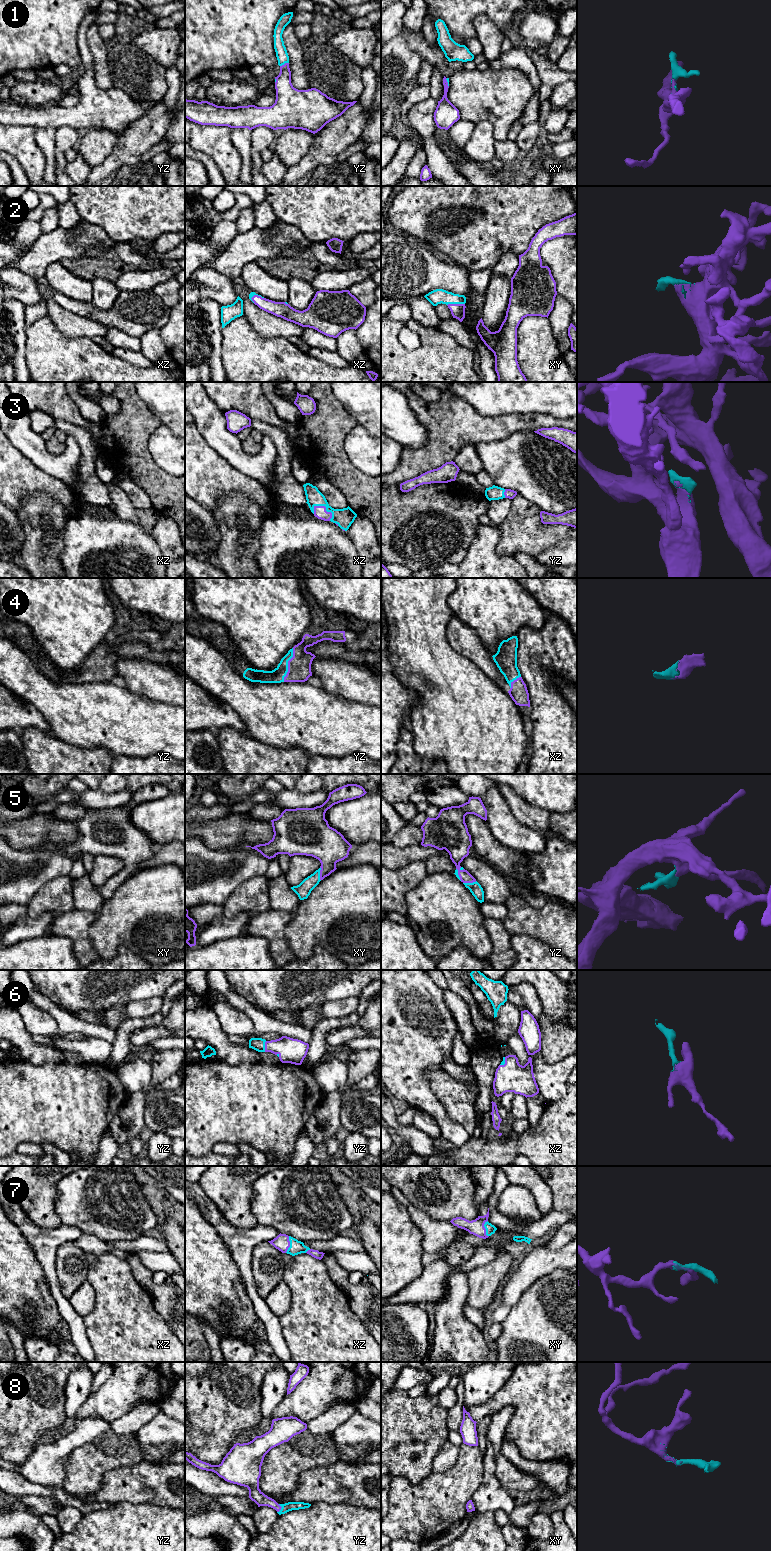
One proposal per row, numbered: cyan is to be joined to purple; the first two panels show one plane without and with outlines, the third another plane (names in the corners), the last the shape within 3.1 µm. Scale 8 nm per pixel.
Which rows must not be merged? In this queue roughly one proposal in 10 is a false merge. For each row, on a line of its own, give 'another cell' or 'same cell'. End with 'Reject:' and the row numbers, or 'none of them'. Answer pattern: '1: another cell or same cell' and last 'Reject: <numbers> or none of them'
1: same cell
2: same cell
3: same cell
4: same cell
5: same cell
6: same cell
7: same cell
8: same cell
Reject: none of them

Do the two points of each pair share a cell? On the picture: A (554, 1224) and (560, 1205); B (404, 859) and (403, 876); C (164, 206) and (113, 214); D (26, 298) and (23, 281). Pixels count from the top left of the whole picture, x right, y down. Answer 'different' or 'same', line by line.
A: different
B: different
C: same
D: same

